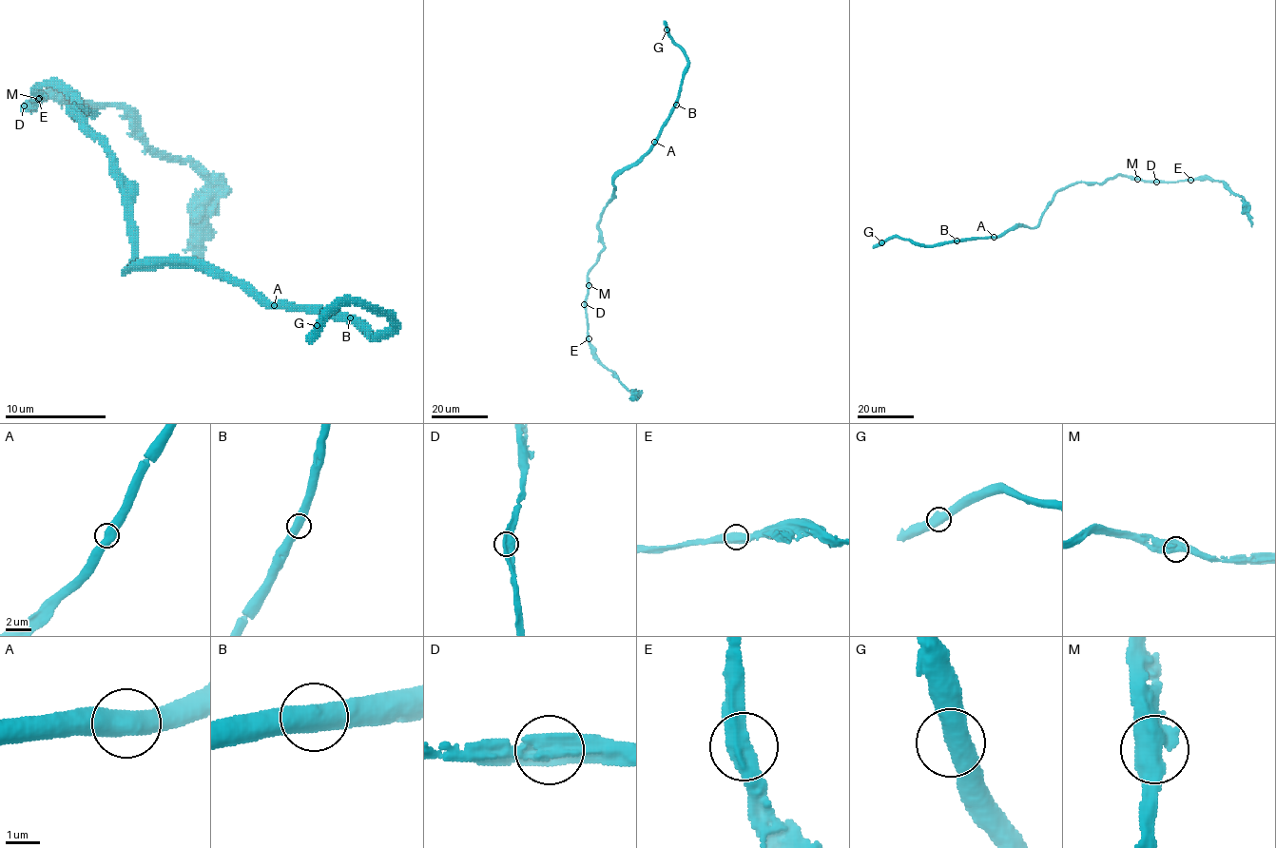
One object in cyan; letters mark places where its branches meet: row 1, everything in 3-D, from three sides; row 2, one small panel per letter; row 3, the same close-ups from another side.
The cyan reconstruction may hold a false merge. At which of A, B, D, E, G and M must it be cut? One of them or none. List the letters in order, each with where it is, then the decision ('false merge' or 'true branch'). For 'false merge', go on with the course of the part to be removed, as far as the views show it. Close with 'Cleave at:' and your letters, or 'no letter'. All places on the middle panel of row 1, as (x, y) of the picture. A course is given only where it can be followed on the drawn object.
A: place (654, 142); true branch
B: place (676, 105); true branch
D: place (584, 304); true branch
E: place (589, 338); true branch
G: place (666, 29); true branch
M: place (589, 285); true branch
Cleave at: no letter

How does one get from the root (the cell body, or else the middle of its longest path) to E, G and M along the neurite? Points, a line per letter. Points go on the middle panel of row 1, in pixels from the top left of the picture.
E: (606, 207), (598, 223), (604, 249), (588, 275), (586, 314), (589, 338)
G: (606, 207), (614, 191), (614, 180), (649, 149), (677, 98), (687, 59), (666, 29)
M: (606, 207), (598, 223), (604, 249), (589, 269), (589, 285)

